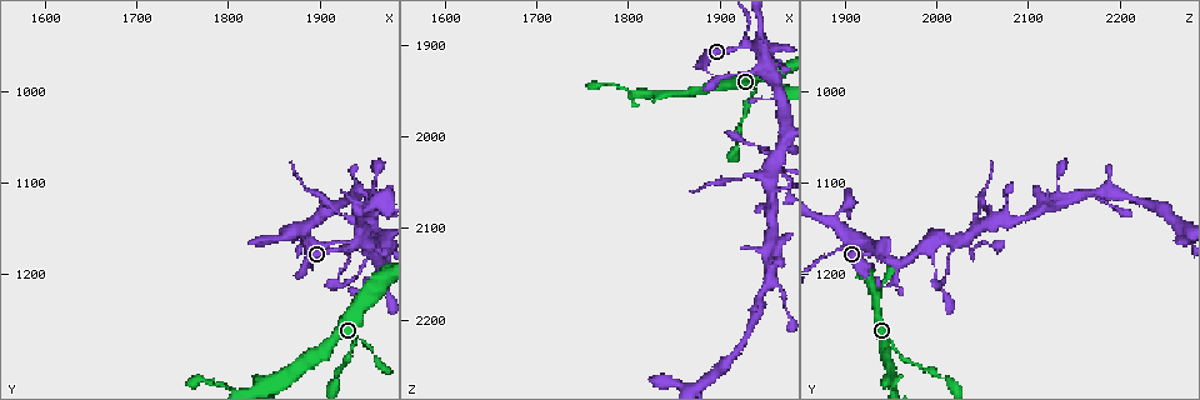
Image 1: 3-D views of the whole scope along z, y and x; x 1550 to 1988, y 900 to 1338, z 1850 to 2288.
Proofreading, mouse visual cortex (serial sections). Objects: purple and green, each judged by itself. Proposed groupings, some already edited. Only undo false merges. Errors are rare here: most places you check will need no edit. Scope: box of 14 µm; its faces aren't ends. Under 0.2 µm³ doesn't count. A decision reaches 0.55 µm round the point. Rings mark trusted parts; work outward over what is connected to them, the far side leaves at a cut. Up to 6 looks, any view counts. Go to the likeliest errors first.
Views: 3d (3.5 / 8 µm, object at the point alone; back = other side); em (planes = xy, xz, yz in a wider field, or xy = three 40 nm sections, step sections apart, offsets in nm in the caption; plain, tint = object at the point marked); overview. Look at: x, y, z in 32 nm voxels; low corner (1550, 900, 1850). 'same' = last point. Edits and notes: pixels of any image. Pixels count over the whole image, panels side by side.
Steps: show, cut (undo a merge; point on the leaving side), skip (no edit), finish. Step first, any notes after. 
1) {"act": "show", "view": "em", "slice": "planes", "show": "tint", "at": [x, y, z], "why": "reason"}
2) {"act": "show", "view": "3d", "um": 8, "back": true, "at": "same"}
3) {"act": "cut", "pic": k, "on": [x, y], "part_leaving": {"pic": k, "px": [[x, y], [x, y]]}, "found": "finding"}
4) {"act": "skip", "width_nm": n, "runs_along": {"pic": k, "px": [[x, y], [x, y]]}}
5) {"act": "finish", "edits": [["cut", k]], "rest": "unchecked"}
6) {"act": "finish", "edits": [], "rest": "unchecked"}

{"act": "show", "view": "3d", "um": 3.5, "at": [1945, 1225, 1935], "why": "three-way junction"}

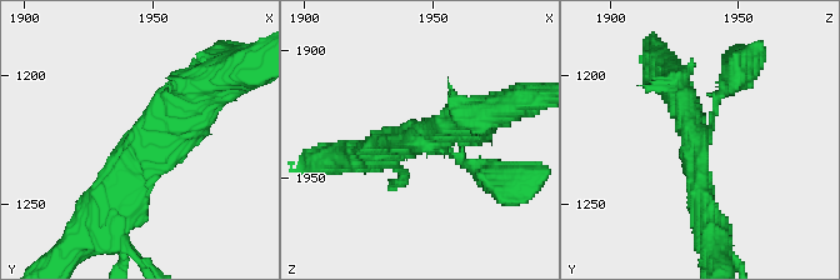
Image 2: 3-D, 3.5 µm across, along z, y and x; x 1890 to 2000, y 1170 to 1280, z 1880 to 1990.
{"act": "show", "view": "em", "slice": "xy", "step": 5, "show": "tint", "at": [1948, 1225, 1934], "why": "now the EM"}

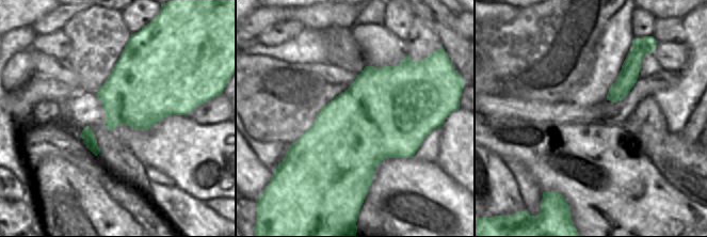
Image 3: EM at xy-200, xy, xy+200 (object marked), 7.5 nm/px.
{"act": "skip", "runs_along": {"pic": 2, "px": [[105, 208], [209, 81]]}, "found": "continuous, no second cell"}

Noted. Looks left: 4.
{"act": "show", "view": "3d", "um": 3.5, "at": [1940, 1165, 1905], "why": "a fork"}

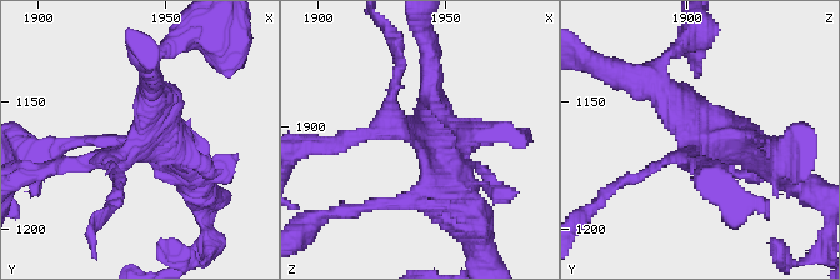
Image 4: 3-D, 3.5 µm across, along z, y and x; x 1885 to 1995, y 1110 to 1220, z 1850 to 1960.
{"act": "skip", "runs_along": {"pic": 4, "px": [[353, 138], [414, 131], [464, 205]]}, "found": "all the same cell"}

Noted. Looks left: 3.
{"act": "show", "view": "3d", "um": 3.5, "at": [1965, 1170, 2035], "why": "four or more arms meet"}

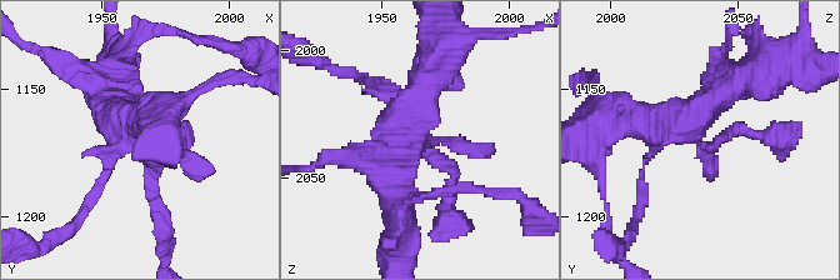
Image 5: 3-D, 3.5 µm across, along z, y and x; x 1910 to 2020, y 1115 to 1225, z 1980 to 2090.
{"act": "show", "view": "em", "slice": "xy", "step": 1, "show": "tint", "at": [1962, 1170, 2036], "why": "need the tissue"}

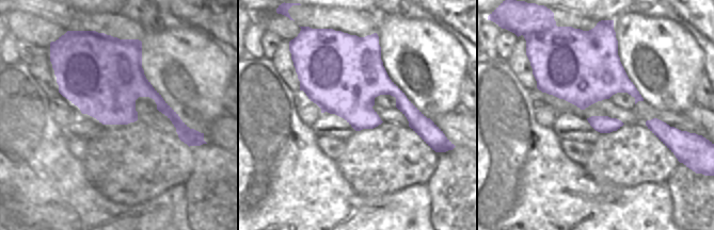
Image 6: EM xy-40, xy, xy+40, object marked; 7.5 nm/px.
{"act": "show", "view": "em", "slice": "planes", "show": "tint", "at": "same"}

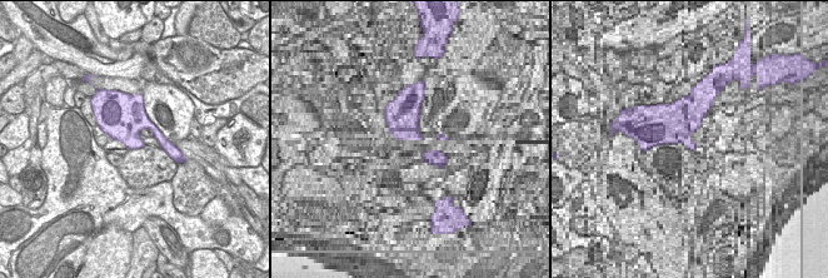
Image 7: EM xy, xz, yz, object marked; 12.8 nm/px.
{"act": "skip", "runs_along": {"pic": 5, "px": [[615, 126], [689, 123], [749, 76]]}, "found": "one cell here"}

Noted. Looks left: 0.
{"act": "finish", "edits": [], "rest": "unchecked"}

